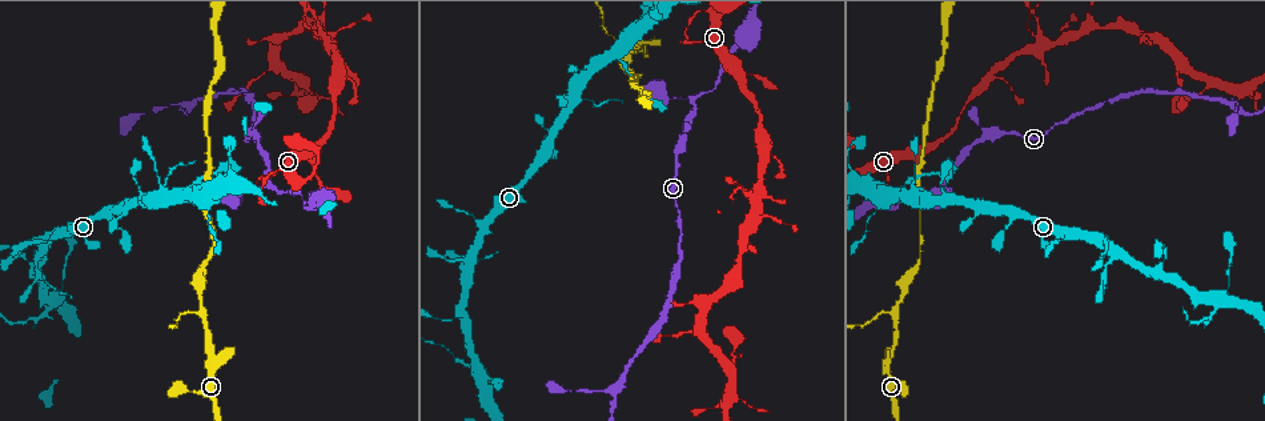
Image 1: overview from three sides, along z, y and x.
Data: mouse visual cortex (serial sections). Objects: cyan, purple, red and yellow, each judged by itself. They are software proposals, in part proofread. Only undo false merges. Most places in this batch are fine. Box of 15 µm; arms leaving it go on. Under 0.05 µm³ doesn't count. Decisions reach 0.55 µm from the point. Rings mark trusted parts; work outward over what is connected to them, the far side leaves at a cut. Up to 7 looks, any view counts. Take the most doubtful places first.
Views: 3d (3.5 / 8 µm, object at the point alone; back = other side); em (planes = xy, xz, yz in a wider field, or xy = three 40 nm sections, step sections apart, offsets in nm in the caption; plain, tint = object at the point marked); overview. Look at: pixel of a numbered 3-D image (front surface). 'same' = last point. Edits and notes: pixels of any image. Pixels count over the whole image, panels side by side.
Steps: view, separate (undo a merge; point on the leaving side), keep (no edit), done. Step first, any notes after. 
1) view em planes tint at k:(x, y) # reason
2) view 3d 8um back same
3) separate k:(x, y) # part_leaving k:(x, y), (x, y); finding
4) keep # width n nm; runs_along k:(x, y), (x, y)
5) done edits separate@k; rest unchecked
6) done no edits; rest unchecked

view 3d 3.5um at 1:(631, 51) # two arms in line, one across

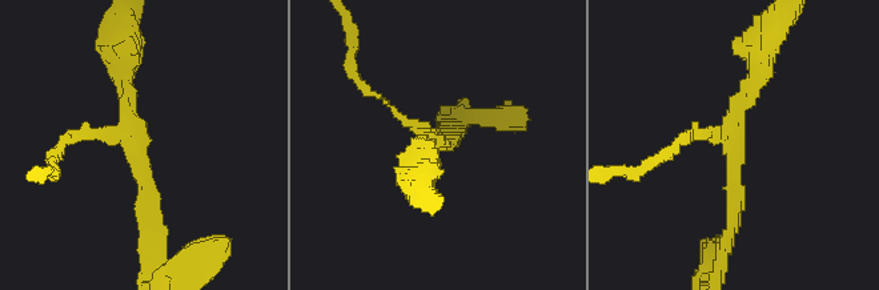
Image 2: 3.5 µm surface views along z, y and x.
view em xy step 3 plain at 2:(738, 149) # arms 3; arm_widths 100, 200, 250 nm; shape alone is not enough

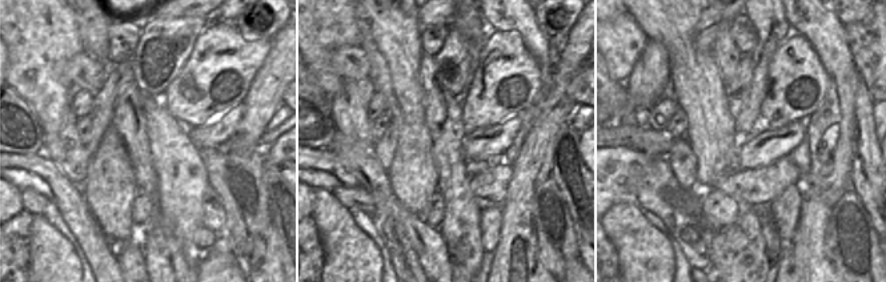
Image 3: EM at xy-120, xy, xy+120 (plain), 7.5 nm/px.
view em xy step 3 tint same

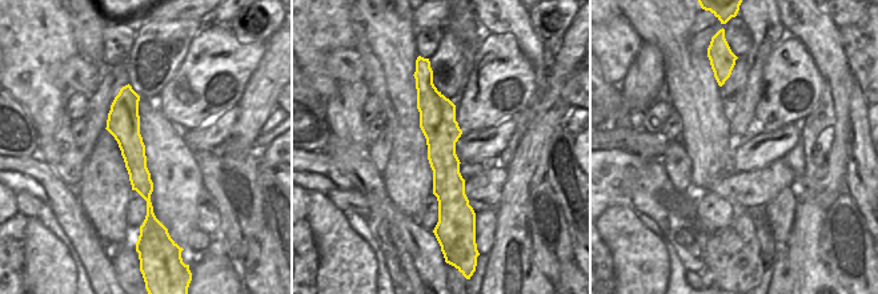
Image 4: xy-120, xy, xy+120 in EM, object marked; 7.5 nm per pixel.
keep # runs_along 4:(425, 79), (441, 131), (452, 216); all the same cell

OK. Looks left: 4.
view 3d 3.5um back at 1:(592, 72) # thin arm on a thick one

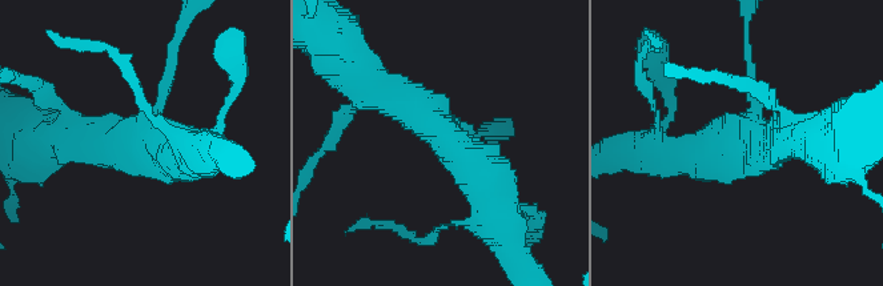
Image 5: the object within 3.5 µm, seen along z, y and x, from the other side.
view em xy step 5 tint at 5:(144, 144) # arms 3; arm_widths 150, 450, 500 nm; shape alone is not enough

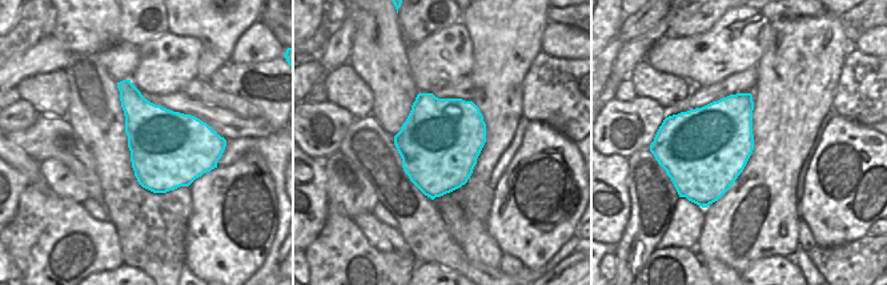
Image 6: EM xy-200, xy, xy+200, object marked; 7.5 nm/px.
keep # all the same cell

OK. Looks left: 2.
view 3d 3.5um at 1:(759, 126) # sudden change in width

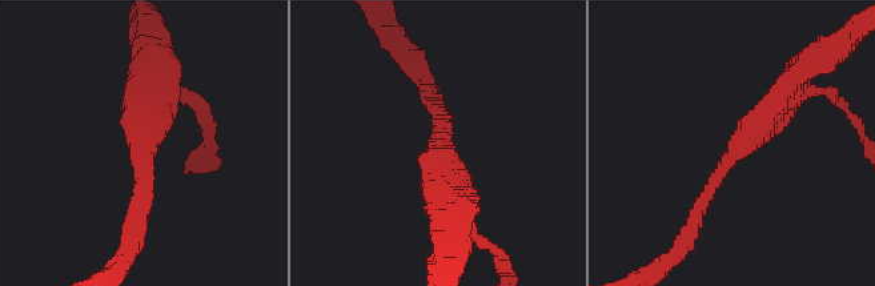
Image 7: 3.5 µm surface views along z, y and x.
view em planes tint at 7:(146, 150) # arm_widths 200, 400 nm

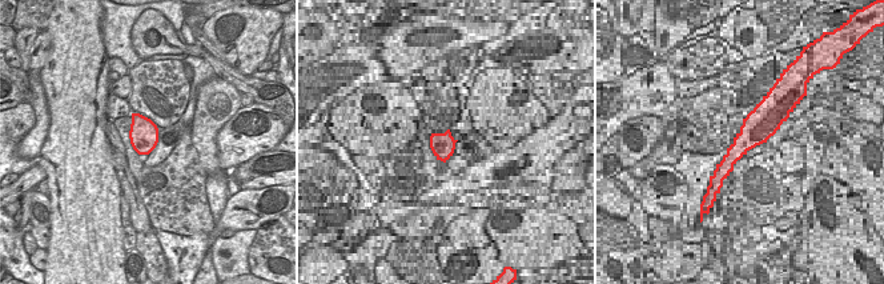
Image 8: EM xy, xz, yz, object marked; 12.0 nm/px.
keep # runs_along 7:(691, 226), (718, 173), (797, 75); continuous, no second cell

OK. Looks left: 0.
done no edits; rest unchecked

